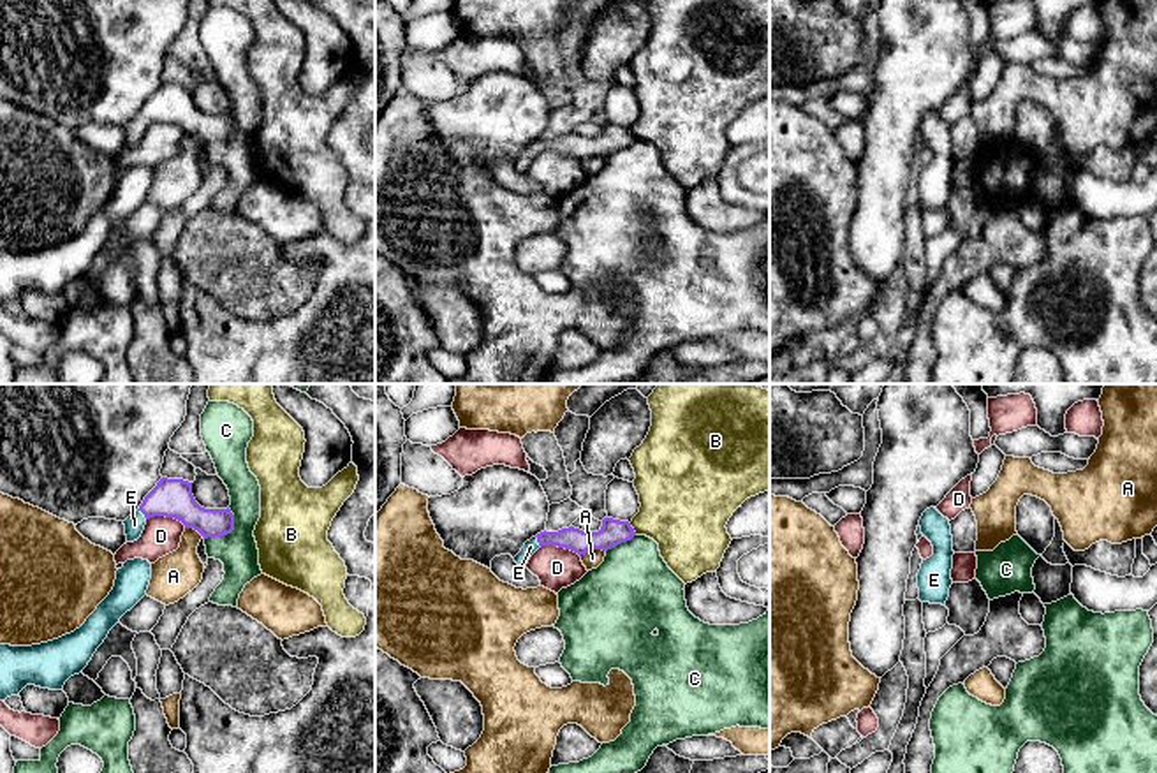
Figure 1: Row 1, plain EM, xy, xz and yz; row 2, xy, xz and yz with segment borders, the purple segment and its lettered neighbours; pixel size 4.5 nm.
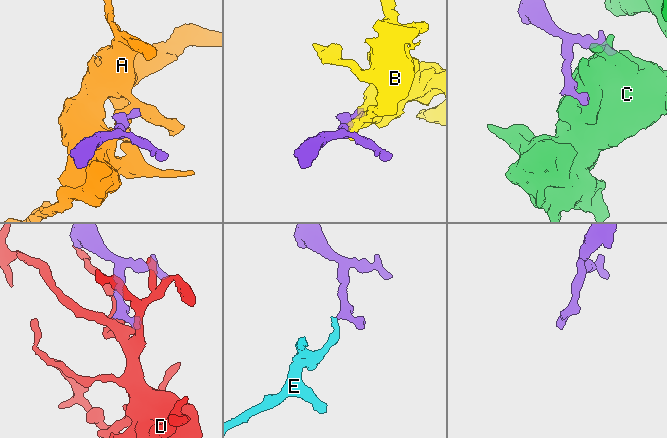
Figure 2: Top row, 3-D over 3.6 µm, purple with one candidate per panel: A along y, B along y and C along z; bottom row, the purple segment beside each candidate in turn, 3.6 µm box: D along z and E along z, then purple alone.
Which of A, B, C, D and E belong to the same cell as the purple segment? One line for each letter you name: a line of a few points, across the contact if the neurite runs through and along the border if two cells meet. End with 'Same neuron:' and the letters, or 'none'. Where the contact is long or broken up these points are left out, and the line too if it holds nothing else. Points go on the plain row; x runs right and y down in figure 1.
E: line xy (171, 103), (143, 118), (134, 131)
Same neuron: E

